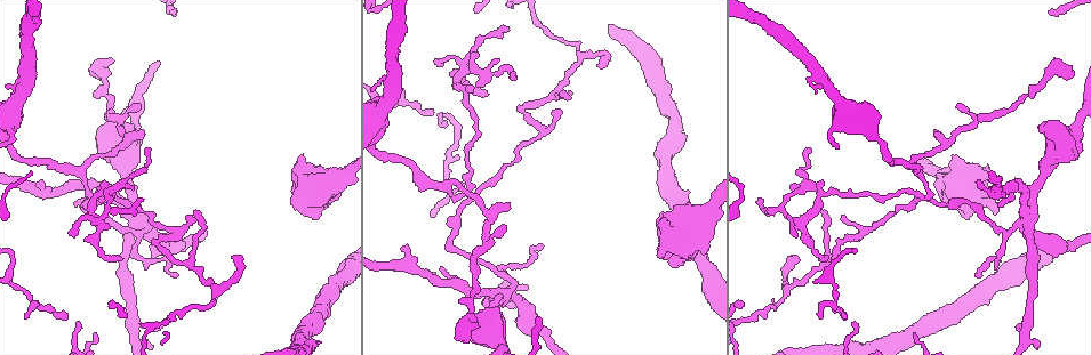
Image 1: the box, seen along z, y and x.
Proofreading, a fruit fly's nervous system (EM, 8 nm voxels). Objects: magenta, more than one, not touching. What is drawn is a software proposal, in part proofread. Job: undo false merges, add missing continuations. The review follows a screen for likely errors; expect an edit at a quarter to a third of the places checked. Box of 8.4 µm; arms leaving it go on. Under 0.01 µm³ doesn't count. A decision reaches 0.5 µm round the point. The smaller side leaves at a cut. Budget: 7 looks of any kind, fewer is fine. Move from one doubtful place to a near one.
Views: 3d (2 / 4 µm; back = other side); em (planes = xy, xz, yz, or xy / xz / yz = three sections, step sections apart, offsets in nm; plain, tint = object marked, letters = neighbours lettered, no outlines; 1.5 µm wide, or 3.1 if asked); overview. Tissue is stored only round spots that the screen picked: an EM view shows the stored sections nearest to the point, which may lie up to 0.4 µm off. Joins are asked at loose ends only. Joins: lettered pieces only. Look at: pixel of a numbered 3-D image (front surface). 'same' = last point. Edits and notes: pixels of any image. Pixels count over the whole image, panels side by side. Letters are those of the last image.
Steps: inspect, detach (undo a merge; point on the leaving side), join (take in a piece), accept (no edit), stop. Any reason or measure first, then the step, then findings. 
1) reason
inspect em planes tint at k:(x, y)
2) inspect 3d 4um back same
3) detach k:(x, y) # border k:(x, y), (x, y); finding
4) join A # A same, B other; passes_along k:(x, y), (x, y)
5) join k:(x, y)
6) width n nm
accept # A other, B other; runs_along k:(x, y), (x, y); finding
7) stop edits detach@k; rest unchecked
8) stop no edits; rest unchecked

inspect em planes letters at 1:(787, 285)

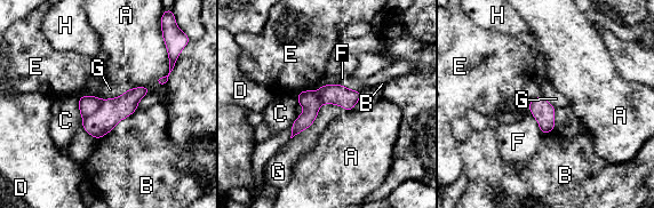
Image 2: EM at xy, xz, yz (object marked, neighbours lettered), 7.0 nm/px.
detach 2:(111, 111) # A other, B other, C other, D other, E other, F other, G other, H other; border 2:(102, 101), (94, 112), (84, 118); two neurons meet here

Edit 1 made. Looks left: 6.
inspect overview

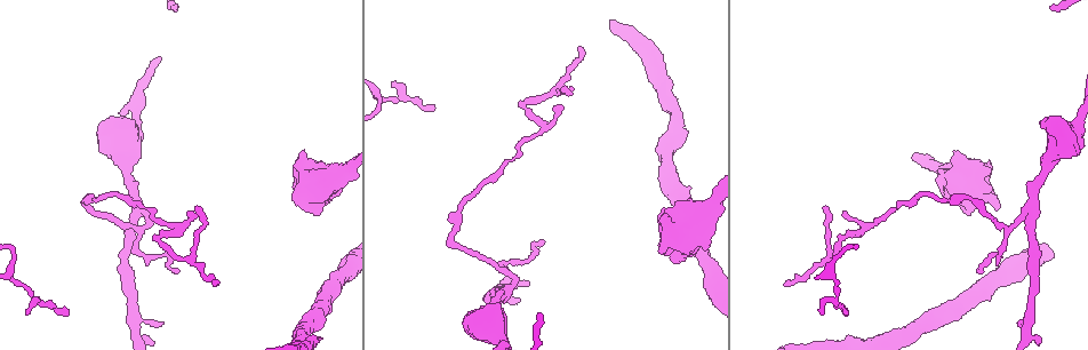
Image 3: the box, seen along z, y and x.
stops while still wide
inspect 3d 4um at 3:(702, 247)

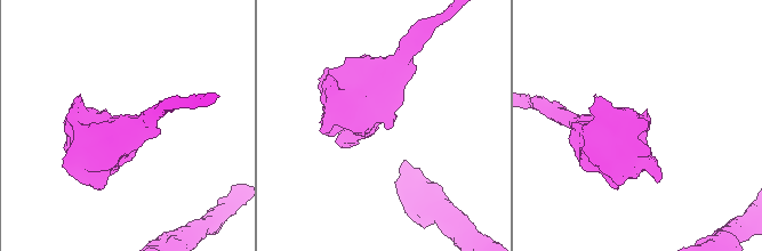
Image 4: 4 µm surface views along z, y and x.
inspect em planes letters at 4:(389, 128)

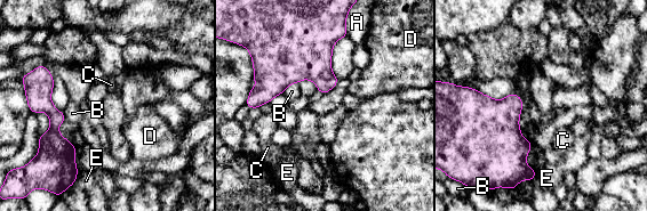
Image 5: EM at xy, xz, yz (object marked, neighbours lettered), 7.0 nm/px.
accept # A other, B other, C other, D other, E other; border 5:(296, 82), (290, 83), (281, 94); no lettered piece goes on from it

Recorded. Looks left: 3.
stop edits detach@2; rest unchecked

